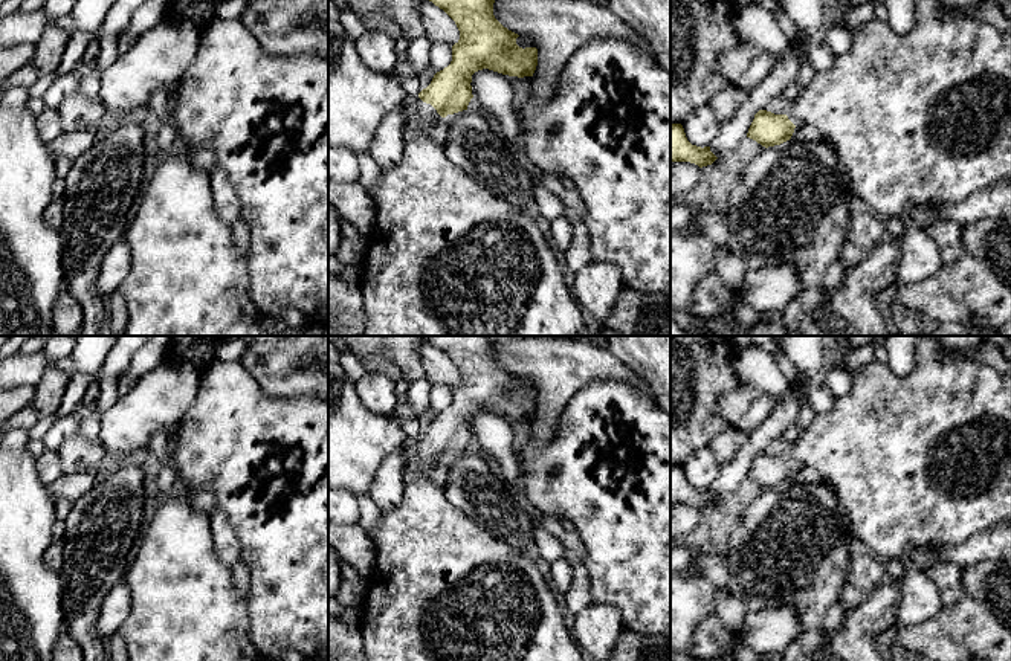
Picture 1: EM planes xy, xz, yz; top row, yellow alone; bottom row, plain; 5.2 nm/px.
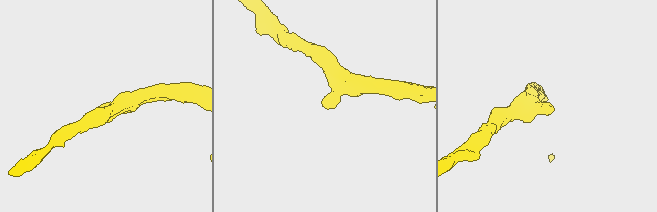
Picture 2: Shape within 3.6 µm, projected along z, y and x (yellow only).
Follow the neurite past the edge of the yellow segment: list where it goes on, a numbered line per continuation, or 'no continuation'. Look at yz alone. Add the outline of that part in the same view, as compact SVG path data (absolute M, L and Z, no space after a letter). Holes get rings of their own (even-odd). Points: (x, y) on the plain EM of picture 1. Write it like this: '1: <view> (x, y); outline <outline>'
1: yz (799, 475); outline M796 469L791 481L811 481L814 478L811 472Z

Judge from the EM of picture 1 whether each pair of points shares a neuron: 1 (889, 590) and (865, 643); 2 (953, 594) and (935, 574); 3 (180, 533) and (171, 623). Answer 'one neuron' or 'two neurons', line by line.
1: one neuron
2: one neuron
3: one neuron

